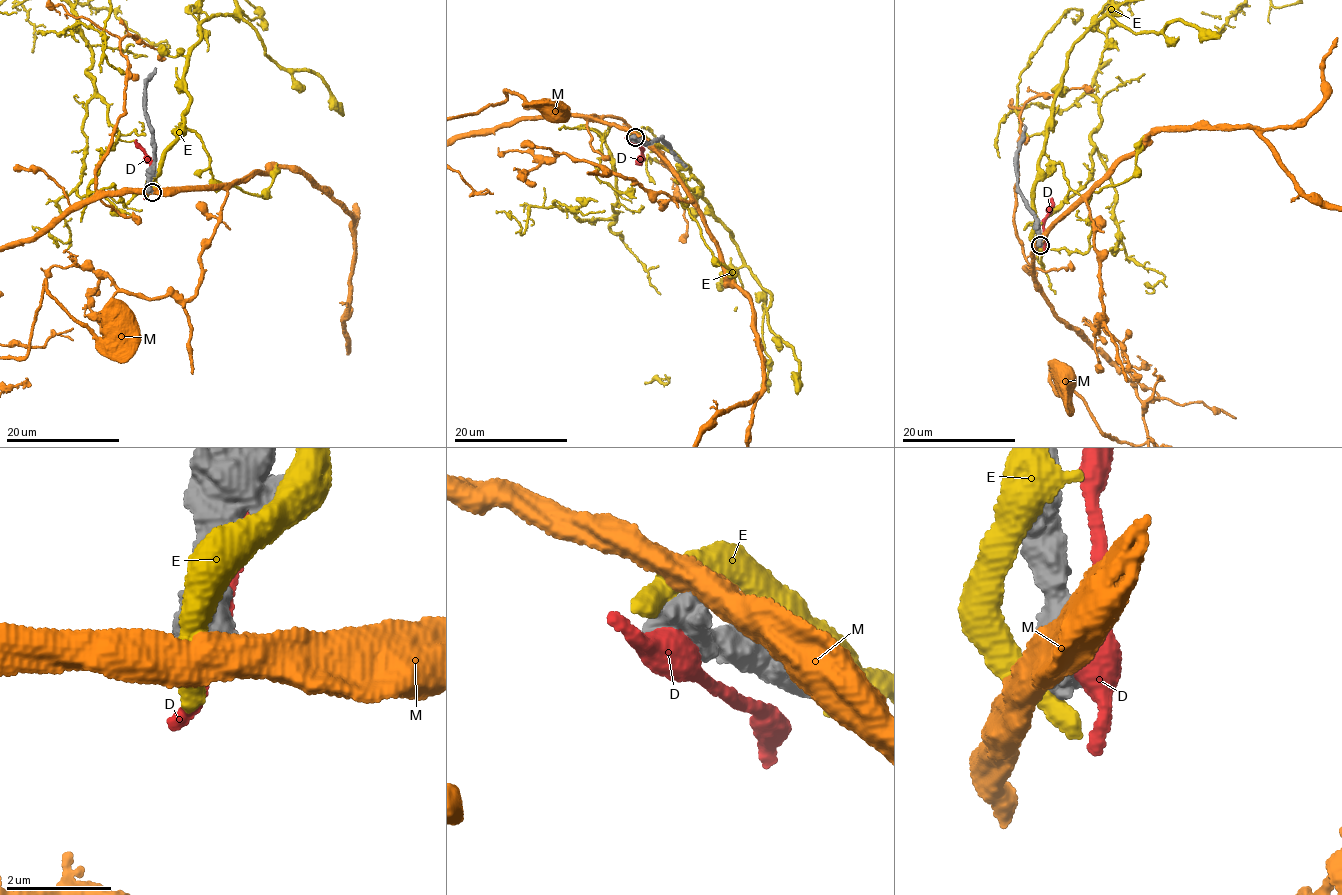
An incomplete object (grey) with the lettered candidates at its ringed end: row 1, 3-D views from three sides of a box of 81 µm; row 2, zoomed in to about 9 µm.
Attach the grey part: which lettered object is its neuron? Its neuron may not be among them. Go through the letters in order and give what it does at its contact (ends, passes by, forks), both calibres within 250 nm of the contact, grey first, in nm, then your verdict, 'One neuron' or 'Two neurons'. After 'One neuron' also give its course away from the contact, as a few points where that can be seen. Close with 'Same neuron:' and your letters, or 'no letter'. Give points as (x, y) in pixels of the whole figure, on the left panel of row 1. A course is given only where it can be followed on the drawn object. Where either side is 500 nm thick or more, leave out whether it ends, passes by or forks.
D: Thickness 850 nm (grey) against 440 nm. Two neurons
E: Thickness 750 nm (grey) against 400 nm. Two neurons
M: Thickness 650 nm (grey) against 550 nm. Two neurons
Same neuron: no letter

